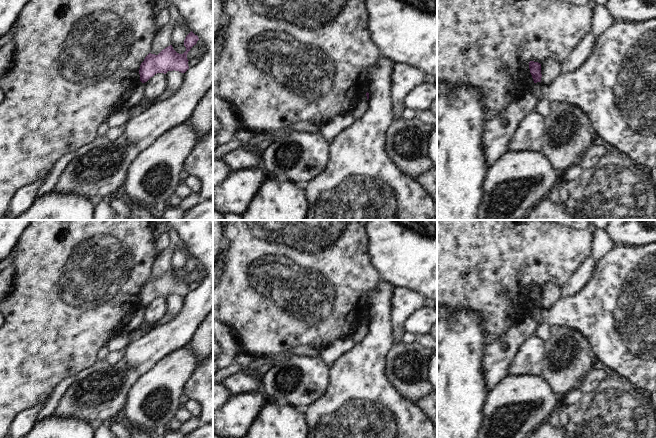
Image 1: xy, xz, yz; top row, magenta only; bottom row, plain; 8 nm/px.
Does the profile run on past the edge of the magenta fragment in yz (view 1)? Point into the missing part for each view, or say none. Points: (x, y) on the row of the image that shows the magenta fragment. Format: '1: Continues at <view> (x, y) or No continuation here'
1: No continuation here.

